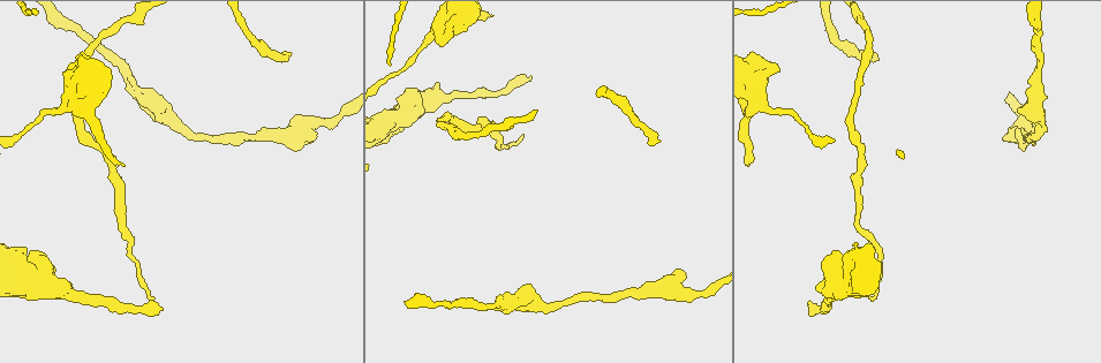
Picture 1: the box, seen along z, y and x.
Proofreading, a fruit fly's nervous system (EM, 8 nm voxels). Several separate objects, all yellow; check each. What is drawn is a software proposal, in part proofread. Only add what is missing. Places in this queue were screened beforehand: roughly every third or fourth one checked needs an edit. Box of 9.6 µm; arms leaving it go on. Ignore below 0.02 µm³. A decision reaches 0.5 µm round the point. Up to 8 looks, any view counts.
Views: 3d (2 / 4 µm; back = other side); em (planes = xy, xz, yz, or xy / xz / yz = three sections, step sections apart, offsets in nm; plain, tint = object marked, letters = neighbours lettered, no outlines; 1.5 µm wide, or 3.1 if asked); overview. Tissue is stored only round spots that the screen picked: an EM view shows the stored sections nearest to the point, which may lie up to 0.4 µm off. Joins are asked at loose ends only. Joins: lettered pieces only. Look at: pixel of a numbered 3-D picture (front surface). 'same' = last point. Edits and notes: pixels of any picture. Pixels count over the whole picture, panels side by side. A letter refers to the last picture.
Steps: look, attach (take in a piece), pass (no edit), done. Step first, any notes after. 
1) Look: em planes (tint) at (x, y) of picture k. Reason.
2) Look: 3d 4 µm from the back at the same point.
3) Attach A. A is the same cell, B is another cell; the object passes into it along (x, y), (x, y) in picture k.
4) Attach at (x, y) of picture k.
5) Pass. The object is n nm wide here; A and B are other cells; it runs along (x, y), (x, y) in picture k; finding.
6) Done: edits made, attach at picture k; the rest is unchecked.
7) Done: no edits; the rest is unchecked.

Look: em yz step 8 (letters) at (26, 249) of picture 1. Thick end.

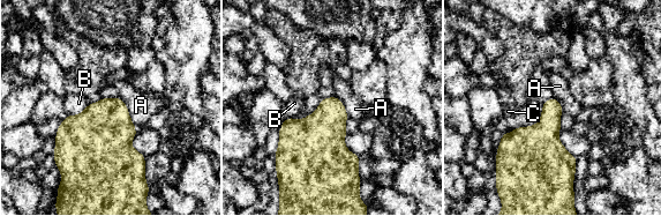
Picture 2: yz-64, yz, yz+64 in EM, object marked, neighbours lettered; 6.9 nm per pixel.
Look: em planes (letters) at the same point. Cut it another way.

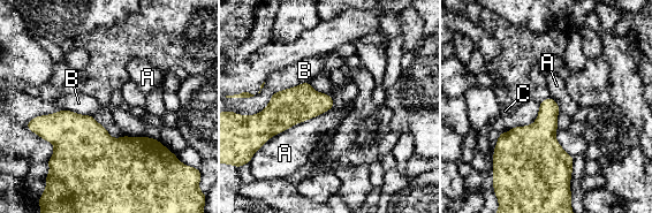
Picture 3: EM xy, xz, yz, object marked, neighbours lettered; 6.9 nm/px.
Pass. A, B and C are other cells; a border runs along (333, 106), (274, 134), (260, 146) in picture 3; none of them fits.

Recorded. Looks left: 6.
Look: em yz step 4 (tint) at (440, 44) of picture 1.

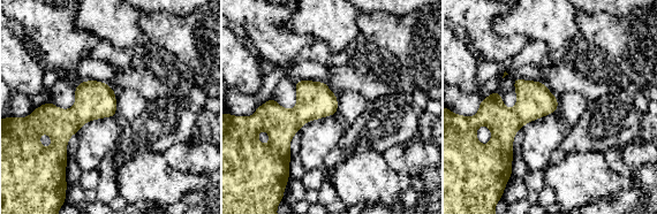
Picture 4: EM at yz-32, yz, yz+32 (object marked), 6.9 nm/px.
Look: em planes (letters) at the same point.

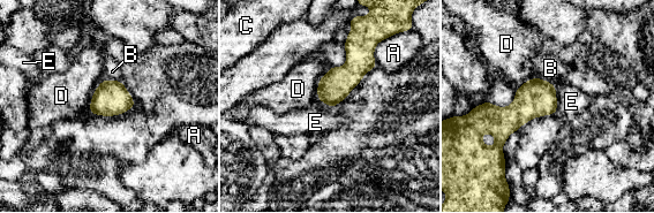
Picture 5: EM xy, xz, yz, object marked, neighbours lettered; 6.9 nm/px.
Pass. A, B, C, D and E are other cells; none of them fits.

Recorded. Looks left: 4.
Look: em yz step 4 (tint) at (162, 308) of picture 1. An open end.

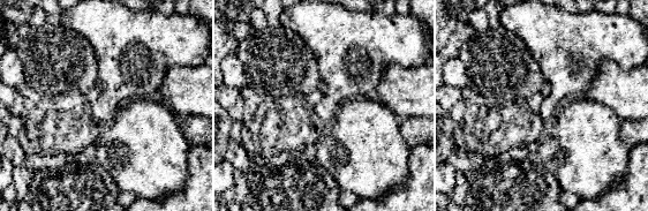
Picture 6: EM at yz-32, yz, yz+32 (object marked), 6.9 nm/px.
Look: em planes (letters) at the same point.

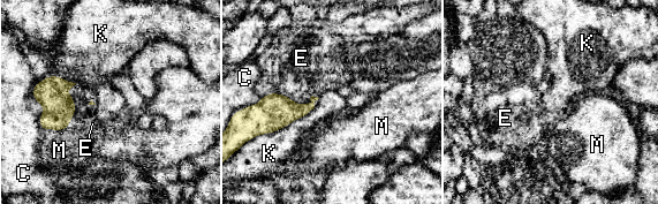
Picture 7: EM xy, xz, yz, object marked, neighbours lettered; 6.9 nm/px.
Attach E. E is the same cell, C, K and M are other cells; the object passes into it along (273, 112), (269, 93), (288, 63) in picture 7; the neuron continues.

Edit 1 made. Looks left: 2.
Done: edits made, attach at picture 7; the rest is unchecked.

